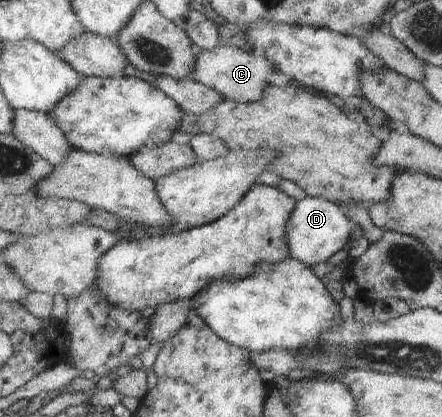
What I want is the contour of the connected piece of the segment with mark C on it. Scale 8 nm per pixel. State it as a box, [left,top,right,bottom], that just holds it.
[191,43,273,102]

